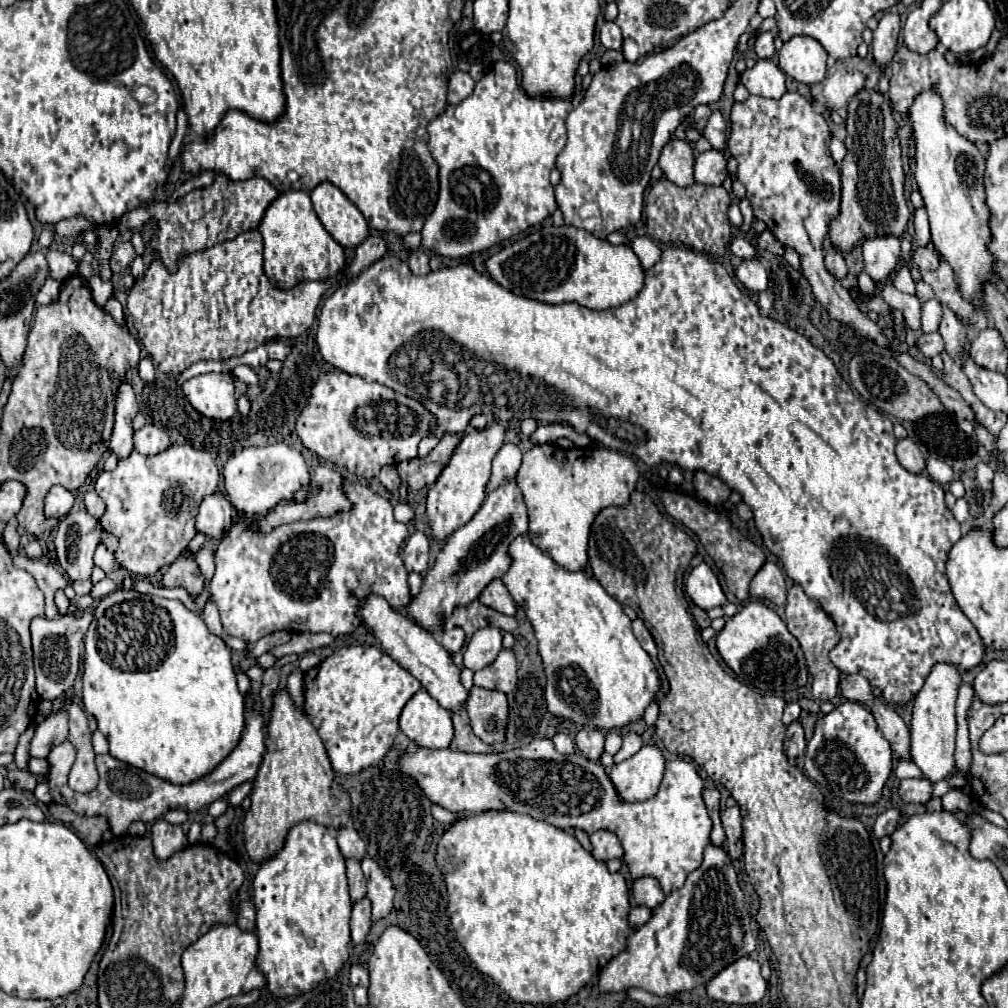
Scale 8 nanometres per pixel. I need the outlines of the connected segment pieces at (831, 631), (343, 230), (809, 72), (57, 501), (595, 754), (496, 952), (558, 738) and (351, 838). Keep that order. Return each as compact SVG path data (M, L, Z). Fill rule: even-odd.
M794 584L790 590L788 590L788 600L786 600L786 620L788 620L788 630L798 638L802 650L804 650L804 656L806 656L806 662L808 662L808 668L810 668L810 674L814 678L814 684L812 684L812 694L816 700L822 700L822 702L828 702L832 700L836 694L838 694L838 682L840 682L840 670L836 670L836 666L832 666L828 654L830 650L840 642L840 634L836 630L836 624L832 622L832 618L822 610L822 606L814 600L810 600L806 596L806 592L802 590L802 586Z
M330 182L318 184L312 194L312 204L322 226L342 248L356 248L368 236L368 222L362 212Z
M796 36L782 46L778 56L782 72L800 84L812 86L826 78L828 54L824 54L824 48L814 38Z
M54 486L44 500L44 516L60 520L62 516L66 516L70 512L72 504L74 504L72 492L64 490L62 486Z
M584 728L576 734L576 748L588 760L598 760L604 752L604 732L598 728Z
M484 812L484 814L474 814L474 816L466 816L458 822L454 822L450 826L448 832L444 832L444 836L440 838L438 844L438 854L436 854L436 862L440 866L440 870L444 870L444 880L450 892L450 902L448 902L448 910L450 910L450 922L454 926L456 938L462 944L462 948L466 950L466 954L470 956L470 960L476 964L476 968L490 976L504 994L508 994L514 1002L520 1004L554 1004L554 1002L564 1002L570 996L578 994L584 986L588 986L592 982L594 976L598 976L598 972L612 960L616 958L616 954L626 950L626 942L630 938L630 934L634 932L634 928L628 922L628 916L632 912L632 896L630 896L630 886L624 880L622 874L618 872L608 872L606 862L596 860L590 852L586 852L584 848L580 848L580 842L560 830L554 828L542 820L534 820L528 814L516 814L516 812Z
M556 734L554 736L554 746L560 754L574 754L574 742L566 734Z
M340 826L336 832L340 852L346 858L362 858L366 852L366 842L360 838L358 830L352 826Z

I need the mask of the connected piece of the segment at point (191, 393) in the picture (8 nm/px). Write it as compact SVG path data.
M212 372L190 378L184 382L182 390L194 410L210 420L230 422L236 414L236 396L230 372Z

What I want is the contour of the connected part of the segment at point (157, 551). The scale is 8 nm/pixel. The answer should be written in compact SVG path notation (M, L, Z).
M172 444L160 454L142 456L136 450L128 458L118 460L118 466L110 472L100 472L94 490L106 502L106 514L100 518L104 532L118 538L118 548L114 558L122 570L140 576L152 576L162 566L170 566L180 554L186 552L190 540L196 536L194 518L198 514L198 504L206 494L218 490L218 468L212 456L204 450L196 450L192 444Z

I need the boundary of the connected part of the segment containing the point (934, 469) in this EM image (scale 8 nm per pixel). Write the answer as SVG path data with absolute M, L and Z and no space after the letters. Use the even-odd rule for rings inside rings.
M928 458L926 460L926 470L928 470L930 478L938 484L948 484L952 480L952 468L938 458Z

